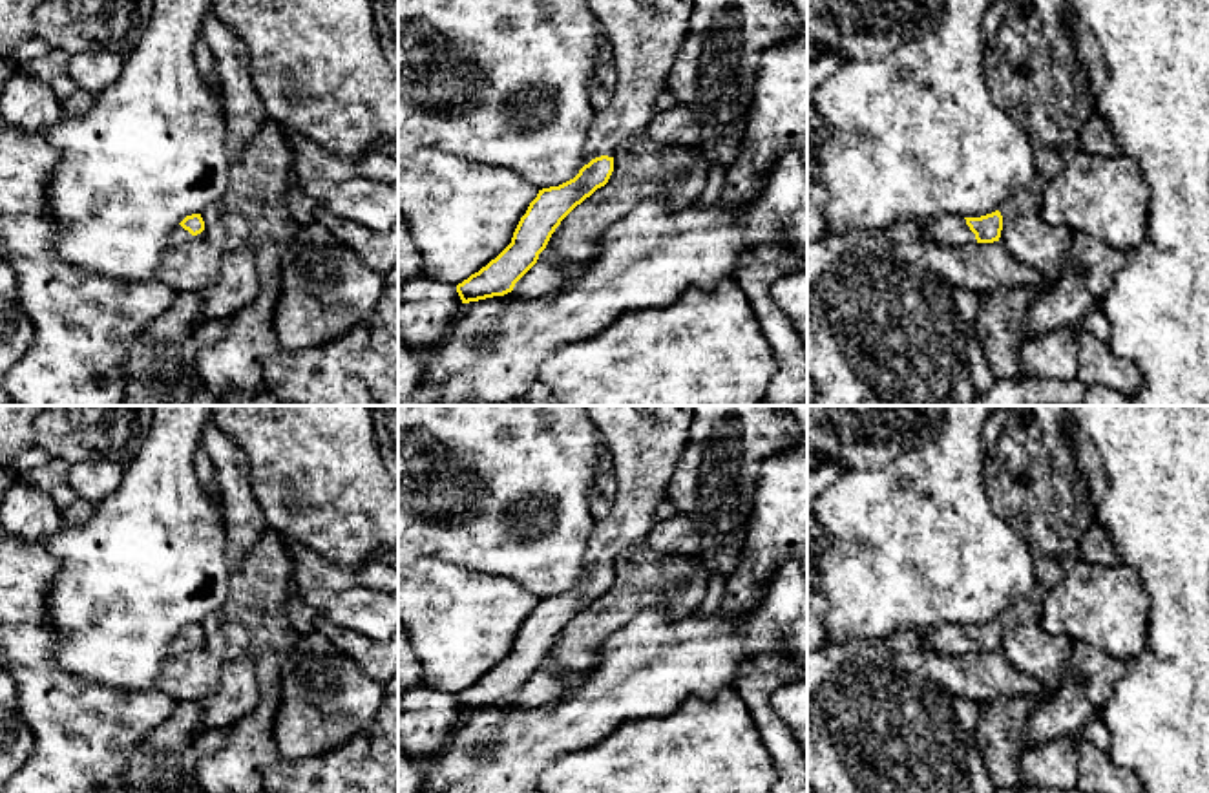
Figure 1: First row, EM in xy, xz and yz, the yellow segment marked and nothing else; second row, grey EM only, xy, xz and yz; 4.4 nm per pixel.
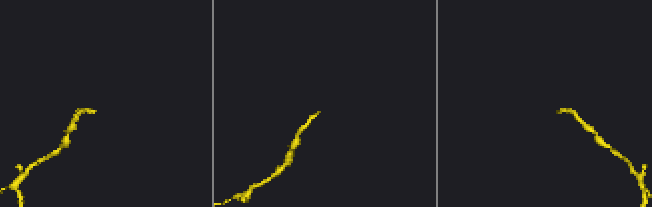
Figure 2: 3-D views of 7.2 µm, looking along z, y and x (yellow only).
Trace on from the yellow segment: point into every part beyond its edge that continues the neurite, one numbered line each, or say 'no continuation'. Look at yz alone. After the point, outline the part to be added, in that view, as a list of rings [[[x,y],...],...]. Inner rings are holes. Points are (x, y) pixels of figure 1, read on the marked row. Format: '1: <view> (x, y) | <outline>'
1: yz (948, 229) | [[[942,216],[930,223],[926,238],[941,245],[970,245],[975,243],[975,234],[966,225],[964,217]]]

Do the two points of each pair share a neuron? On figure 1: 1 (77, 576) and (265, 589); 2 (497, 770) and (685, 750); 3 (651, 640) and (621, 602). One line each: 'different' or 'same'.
1: different
2: different
3: different

